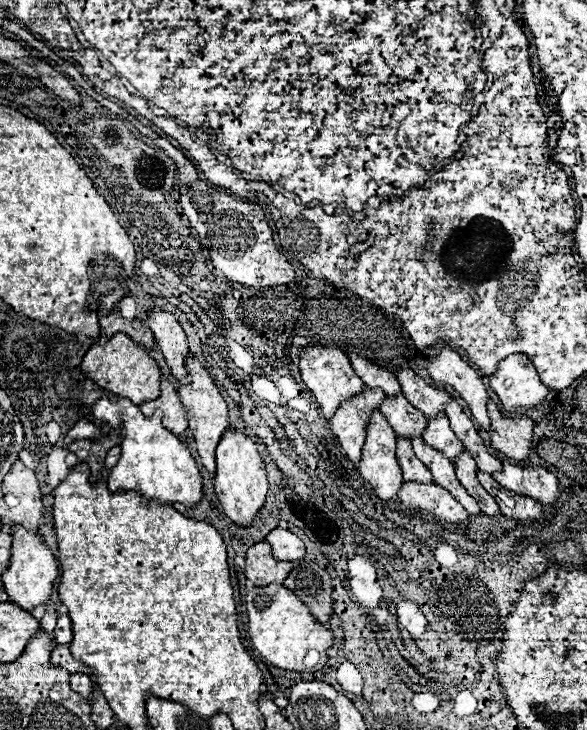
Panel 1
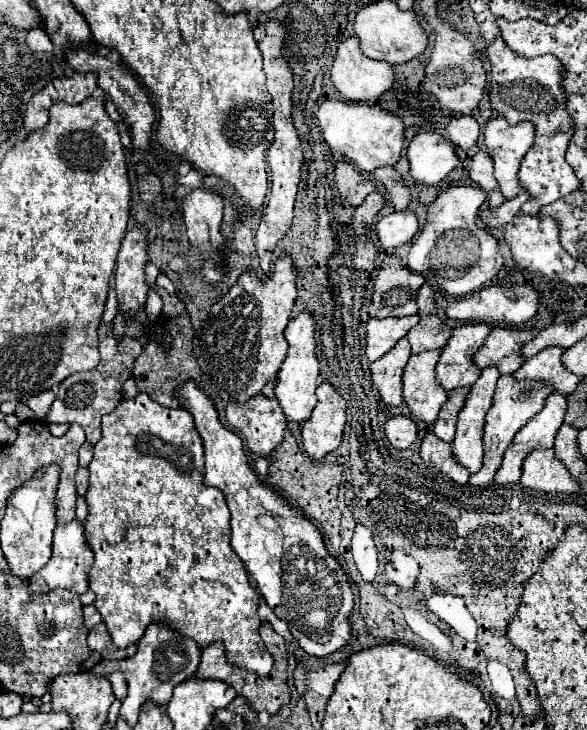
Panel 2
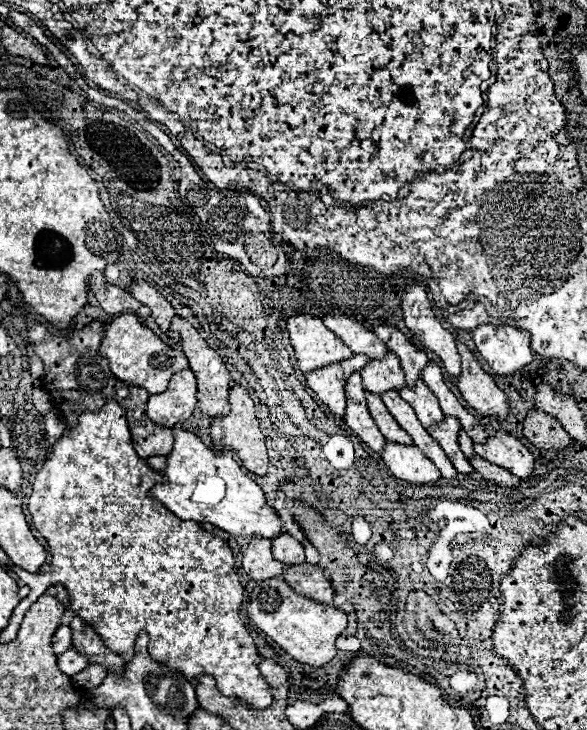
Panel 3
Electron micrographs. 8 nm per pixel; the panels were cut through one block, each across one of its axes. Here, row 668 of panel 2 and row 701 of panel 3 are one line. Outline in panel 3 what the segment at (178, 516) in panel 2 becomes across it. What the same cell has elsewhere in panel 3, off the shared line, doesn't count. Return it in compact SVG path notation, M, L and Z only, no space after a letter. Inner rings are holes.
M106 400L106 404L102 406L100 412L84 412L78 418L78 424L72 426L70 430L64 430L64 434L56 440L56 444L54 444L54 448L50 452L50 458L44 462L42 470L36 474L32 496L28 500L28 510L32 514L32 522L36 526L36 530L46 538L46 542L50 546L50 554L52 554L52 564L50 564L52 578L56 582L60 582L60 584L66 586L66 590L70 594L72 610L76 612L76 616L80 616L82 620L86 620L88 624L92 624L94 630L104 638L104 644L108 648L114 648L114 652L120 654L124 660L130 660L136 636L140 634L140 630L146 630L148 636L150 636L150 656L154 660L164 662L164 664L168 664L172 668L178 668L190 680L198 678L200 674L210 674L210 676L216 678L216 686L218 686L218 690L224 696L236 696L236 698L248 702L252 708L264 710L264 708L270 706L272 696L270 696L266 678L260 674L260 670L258 670L258 666L254 662L258 658L254 640L252 640L250 632L246 630L246 626L244 626L244 622L240 618L240 604L242 604L244 590L242 590L240 580L238 580L236 570L234 570L232 550L228 548L228 544L222 538L216 538L210 532L206 532L204 528L200 528L198 522L186 522L186 520L176 518L170 510L166 510L158 500L154 500L148 494L148 488L152 484L164 484L164 482L166 482L166 478L160 472L154 472L146 464L146 460L140 458L134 452L130 430L128 430L128 424L126 424L126 410L118 402Z

